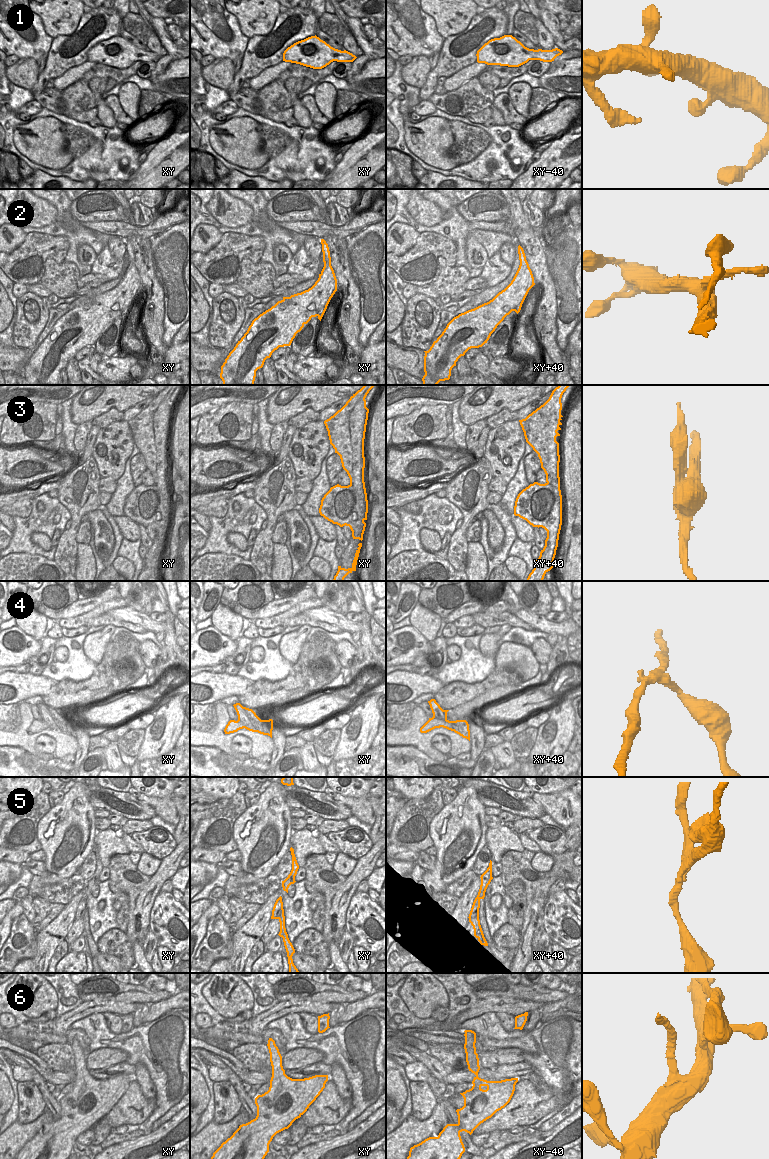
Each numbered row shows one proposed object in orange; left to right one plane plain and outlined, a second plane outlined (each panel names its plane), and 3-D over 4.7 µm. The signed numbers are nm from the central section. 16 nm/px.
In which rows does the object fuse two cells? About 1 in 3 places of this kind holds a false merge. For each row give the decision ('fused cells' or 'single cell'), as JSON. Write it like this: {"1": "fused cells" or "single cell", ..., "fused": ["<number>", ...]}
{"1": "single cell", "2": "single cell", "3": "fused cells", "4": "fused cells", "5": "fused cells", "6": "fused cells", "fused": ["3", "4", "5", "6"]}

